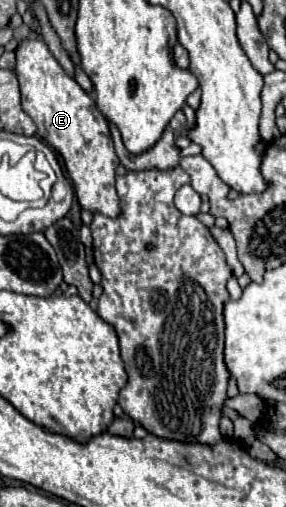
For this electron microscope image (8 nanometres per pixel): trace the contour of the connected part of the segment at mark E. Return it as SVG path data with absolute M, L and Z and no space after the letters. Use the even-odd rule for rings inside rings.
M26 38L16 48L16 76L22 90L22 108L38 126L40 138L60 152L72 186L82 208L116 218L120 214L120 202L116 198L114 176L120 164L106 118L100 114L94 98L86 94L78 82L64 72L64 68L50 54L42 40Z

